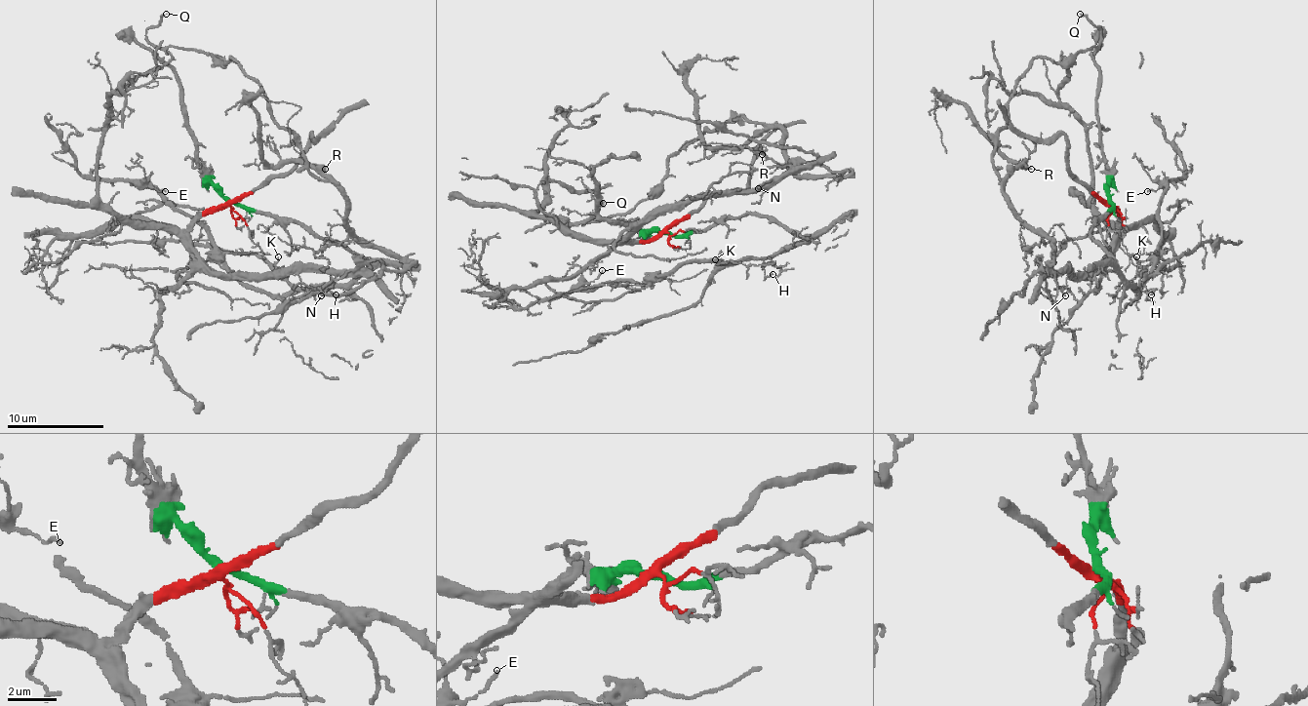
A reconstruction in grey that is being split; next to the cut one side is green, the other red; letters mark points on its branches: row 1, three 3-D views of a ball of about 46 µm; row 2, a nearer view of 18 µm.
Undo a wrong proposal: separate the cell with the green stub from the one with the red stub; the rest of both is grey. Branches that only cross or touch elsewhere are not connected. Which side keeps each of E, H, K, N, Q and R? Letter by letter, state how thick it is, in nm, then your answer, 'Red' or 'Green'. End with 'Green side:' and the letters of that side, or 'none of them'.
E: Thickness 130 nm. Green
H: Thickness 90 nm. Green
K: Thickness 160 nm. Green
N: Thickness 200 nm. Red
Q: Thickness 150 nm. Green
R: Thickness 150 nm. Green
Green side: E, H, K, Q, R

